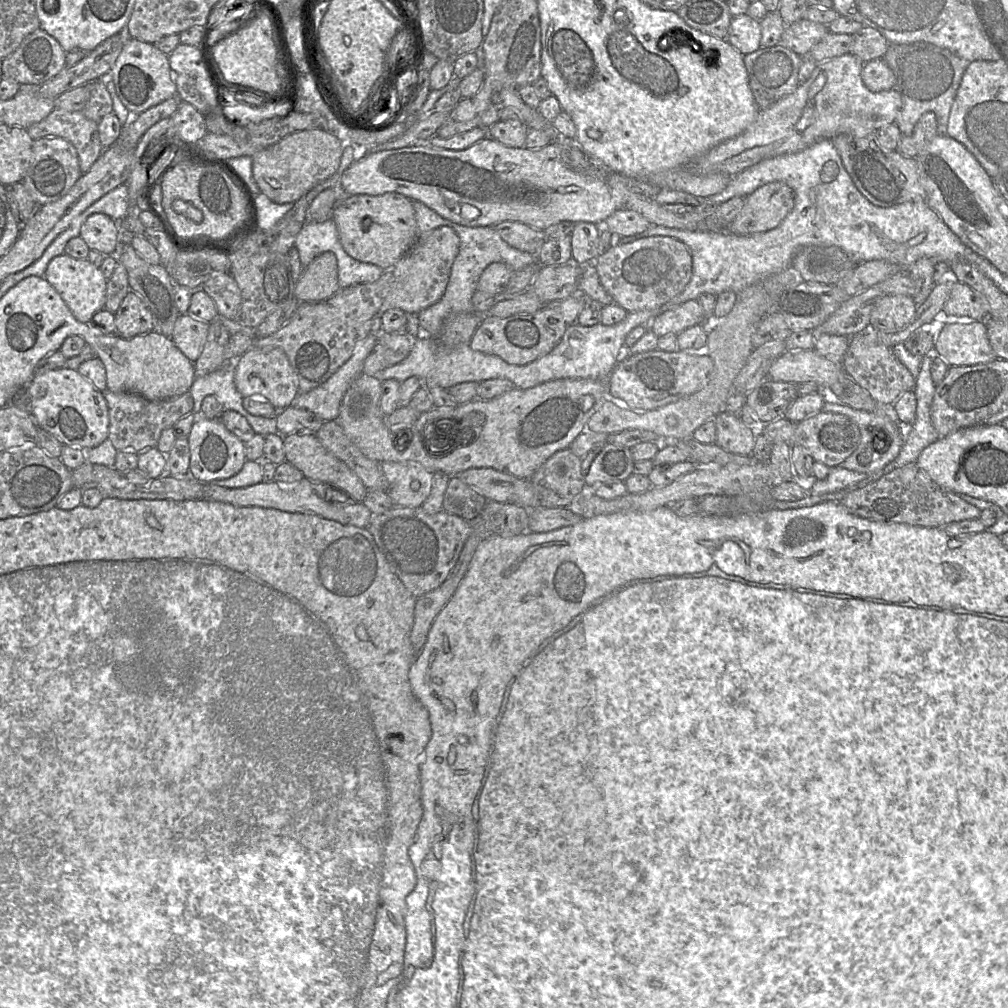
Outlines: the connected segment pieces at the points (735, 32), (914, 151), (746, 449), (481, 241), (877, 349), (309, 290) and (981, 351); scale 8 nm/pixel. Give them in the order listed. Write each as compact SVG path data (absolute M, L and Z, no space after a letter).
M747 14L734 16L728 29L726 40L743 56L760 48L760 22Z
M928 112L919 119L910 135L901 138L895 151L904 157L916 158L937 135L936 117Z
M722 411L714 418L716 425L715 444L727 452L743 456L752 455L756 429L745 425L735 413Z
M413 201L413 207L419 234L430 232L441 226L448 226L457 233L460 240L459 251L452 264L449 281L443 296L436 303L418 313L418 321L422 333L427 336L437 337L441 332L444 320L449 315L453 313L474 312L471 299L474 292L477 290L477 283L482 272L489 264L502 262L505 263L512 271L516 271L526 266L538 263L537 255L532 255L513 248L501 238L494 227L468 227L456 224L441 217L438 213L420 201Z
M866 328L866 333L850 337L850 344L842 360L844 372L880 404L891 405L906 391L914 391L916 379L907 367L897 358L892 348L878 341L879 329Z
M326 251L303 268L295 283L294 296L299 302L319 302L339 290L337 259L334 253Z
M986 321L945 322L935 351L949 366L973 366L998 359L988 339Z

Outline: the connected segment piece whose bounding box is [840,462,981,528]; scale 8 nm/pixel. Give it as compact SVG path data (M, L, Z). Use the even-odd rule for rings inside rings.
M916 462L896 468L866 486L851 491L840 503L849 513L860 518L922 527L942 528L952 522L977 519L981 514L976 506L940 487Z

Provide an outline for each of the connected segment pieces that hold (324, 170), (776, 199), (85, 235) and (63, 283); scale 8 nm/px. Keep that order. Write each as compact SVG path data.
M309 129L294 132L252 156L253 178L260 192L271 201L294 203L336 172L344 146L333 131Z
M767 183L745 197L742 210L726 232L749 236L774 229L791 212L794 203L794 192L787 184Z
M103 213L89 216L80 230L80 237L90 250L104 256L116 255L120 251L121 225Z
M63 253L50 261L44 278L58 292L79 322L90 322L95 313L104 309L108 280L100 268L97 268L88 259L78 260Z

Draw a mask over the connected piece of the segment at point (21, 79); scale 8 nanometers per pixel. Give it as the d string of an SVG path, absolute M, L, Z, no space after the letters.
M40 28L27 35L15 51L2 60L3 77L13 79L21 86L41 86L46 81L60 73L65 67L66 52L55 38Z

